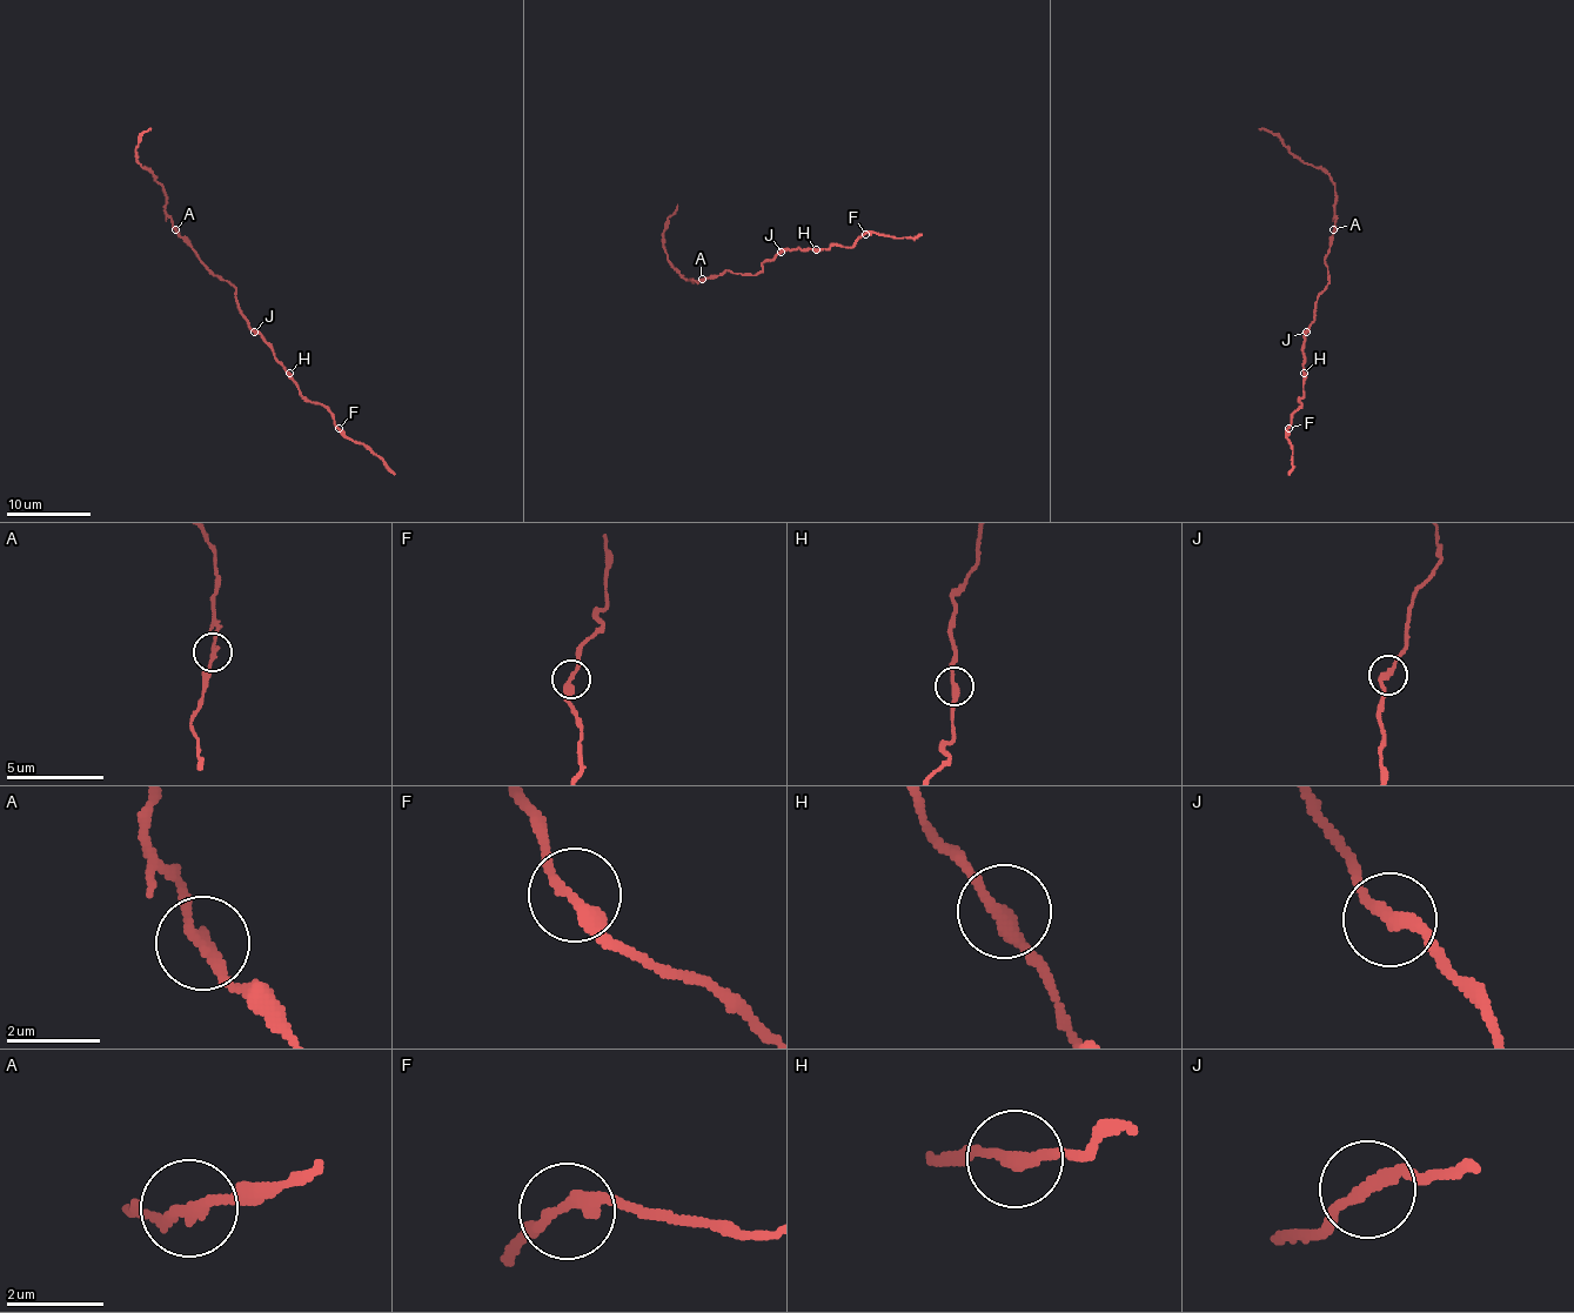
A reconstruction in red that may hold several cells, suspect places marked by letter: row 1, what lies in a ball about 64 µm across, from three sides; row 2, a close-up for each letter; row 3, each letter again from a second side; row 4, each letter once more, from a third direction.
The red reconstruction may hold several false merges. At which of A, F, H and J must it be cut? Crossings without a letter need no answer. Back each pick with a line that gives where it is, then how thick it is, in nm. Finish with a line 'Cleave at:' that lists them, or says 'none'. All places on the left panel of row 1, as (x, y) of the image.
A: Place: (175, 229). Thickness 200 nm
Cleave at: A

